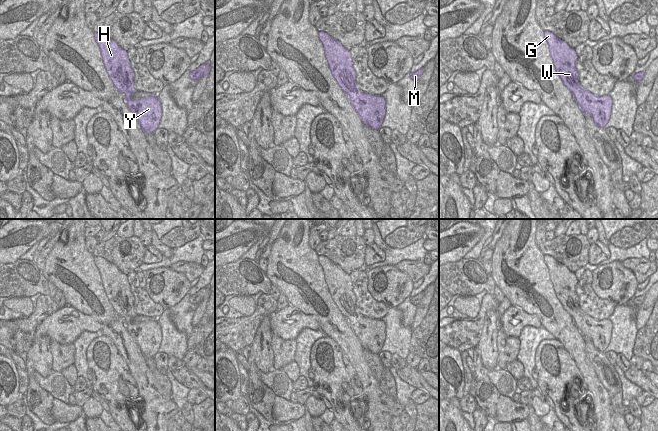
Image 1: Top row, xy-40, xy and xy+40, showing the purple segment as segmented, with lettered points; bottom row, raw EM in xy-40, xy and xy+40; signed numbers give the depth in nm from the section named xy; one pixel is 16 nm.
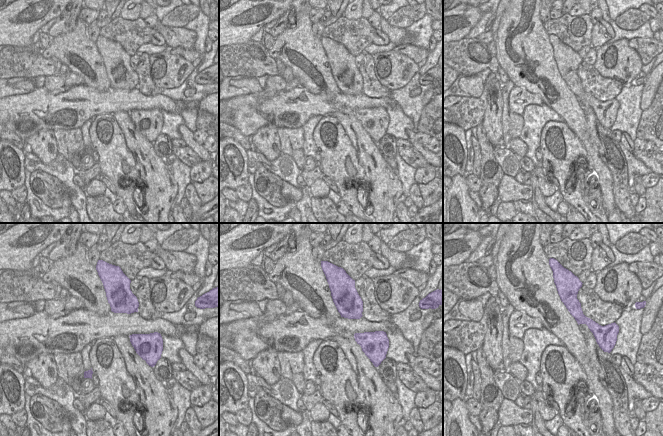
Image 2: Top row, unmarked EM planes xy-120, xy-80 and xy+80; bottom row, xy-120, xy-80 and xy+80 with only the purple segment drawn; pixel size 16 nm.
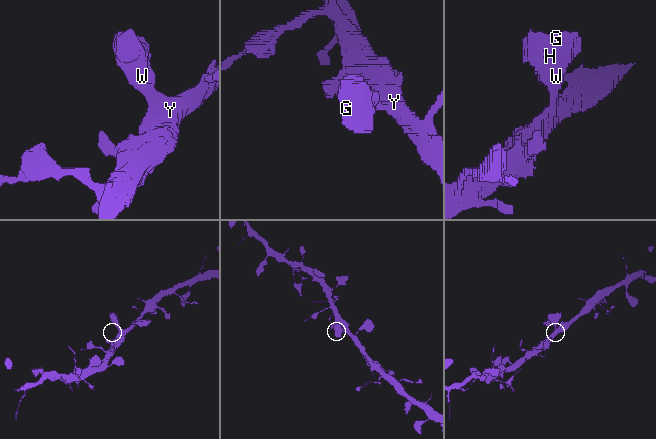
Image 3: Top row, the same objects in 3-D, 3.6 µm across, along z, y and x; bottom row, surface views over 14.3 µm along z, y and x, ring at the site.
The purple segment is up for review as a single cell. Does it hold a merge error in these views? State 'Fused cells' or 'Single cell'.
Single cell.

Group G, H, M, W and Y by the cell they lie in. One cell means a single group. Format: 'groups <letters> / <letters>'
groups G H M W Y

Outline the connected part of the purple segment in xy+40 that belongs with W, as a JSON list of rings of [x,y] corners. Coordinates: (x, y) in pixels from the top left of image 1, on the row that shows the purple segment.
[[[544,31],[544,38],[558,76],[573,94],[584,116],[589,114],[597,126],[605,128],[611,116],[612,98],[609,95],[596,96],[585,90],[580,85],[575,67],[578,59],[575,50],[550,31]]]

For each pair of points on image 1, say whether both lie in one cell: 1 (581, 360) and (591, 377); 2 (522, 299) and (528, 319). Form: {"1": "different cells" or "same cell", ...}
{"1": "same cell", "2": "different cells"}

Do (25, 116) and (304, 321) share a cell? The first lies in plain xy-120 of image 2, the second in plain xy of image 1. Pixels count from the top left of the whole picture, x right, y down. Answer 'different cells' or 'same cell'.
same cell

